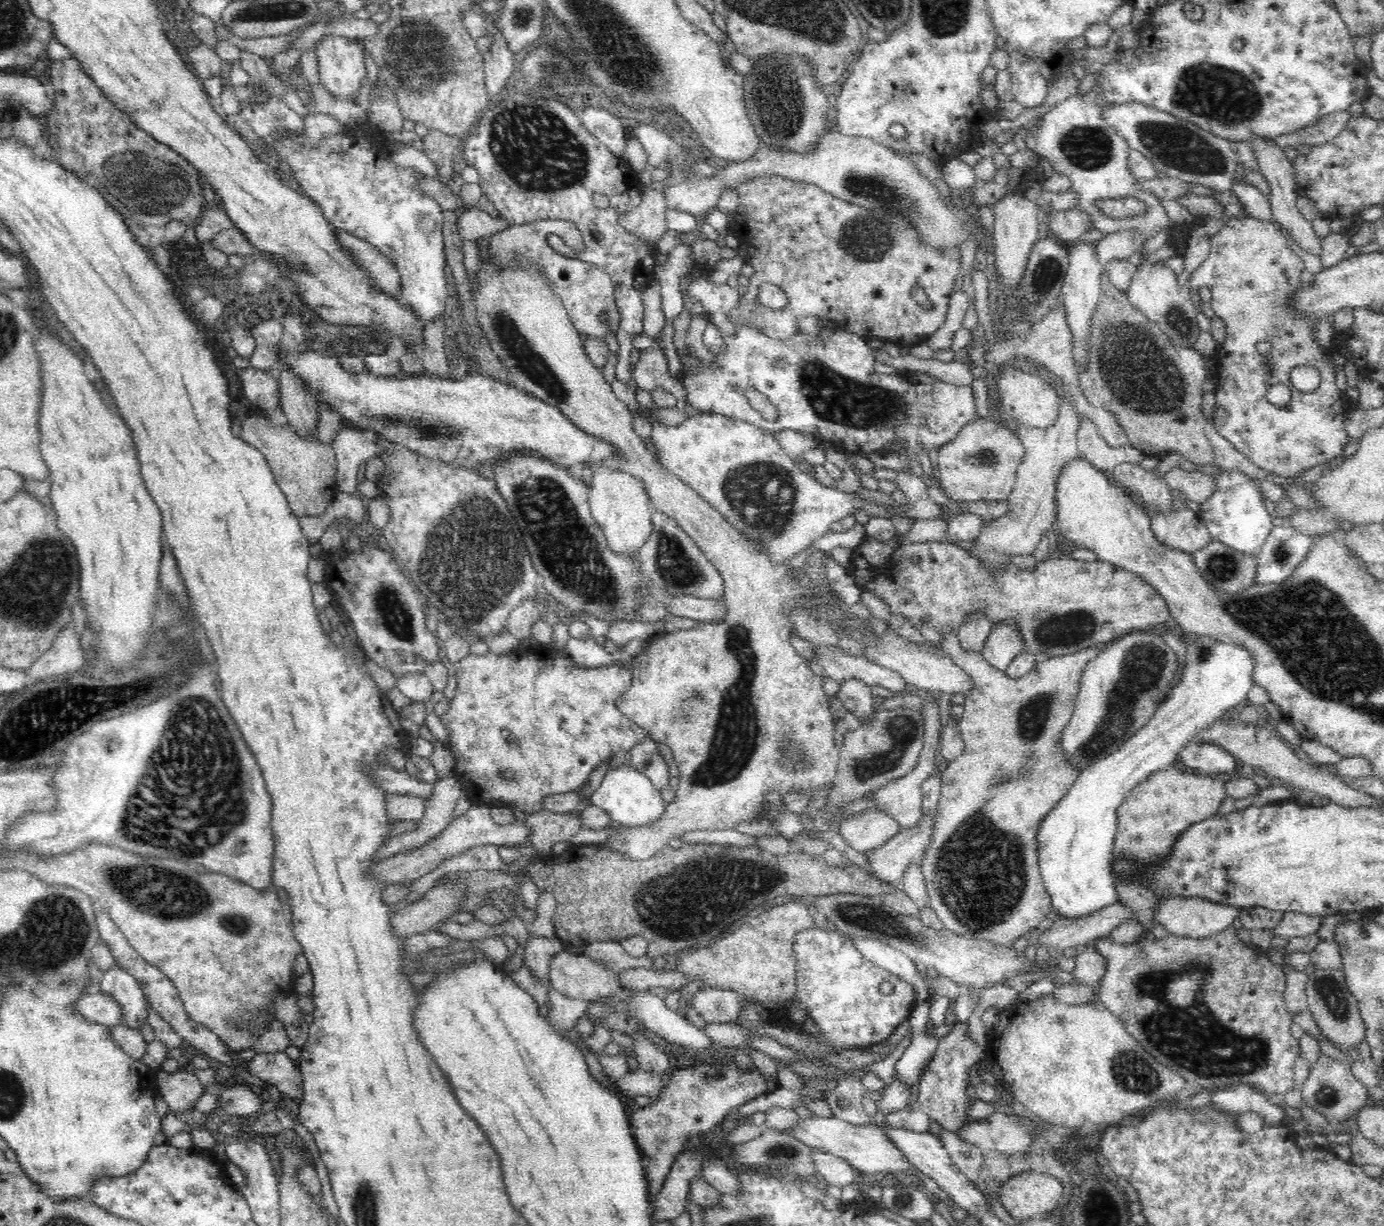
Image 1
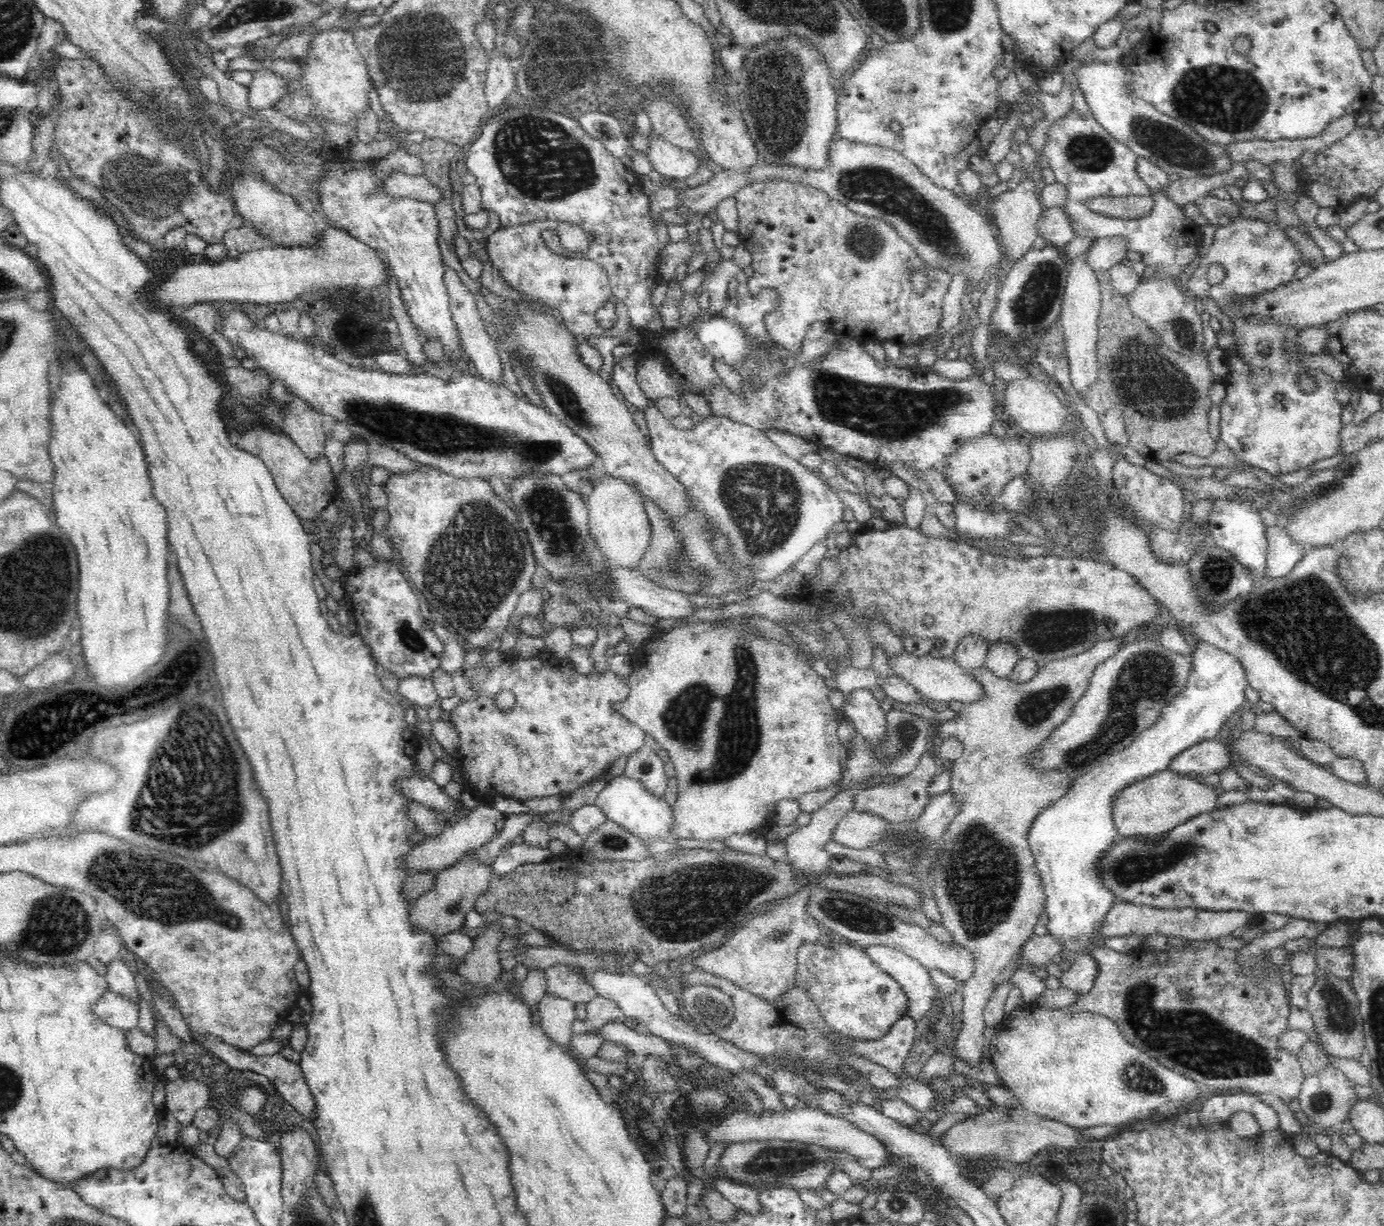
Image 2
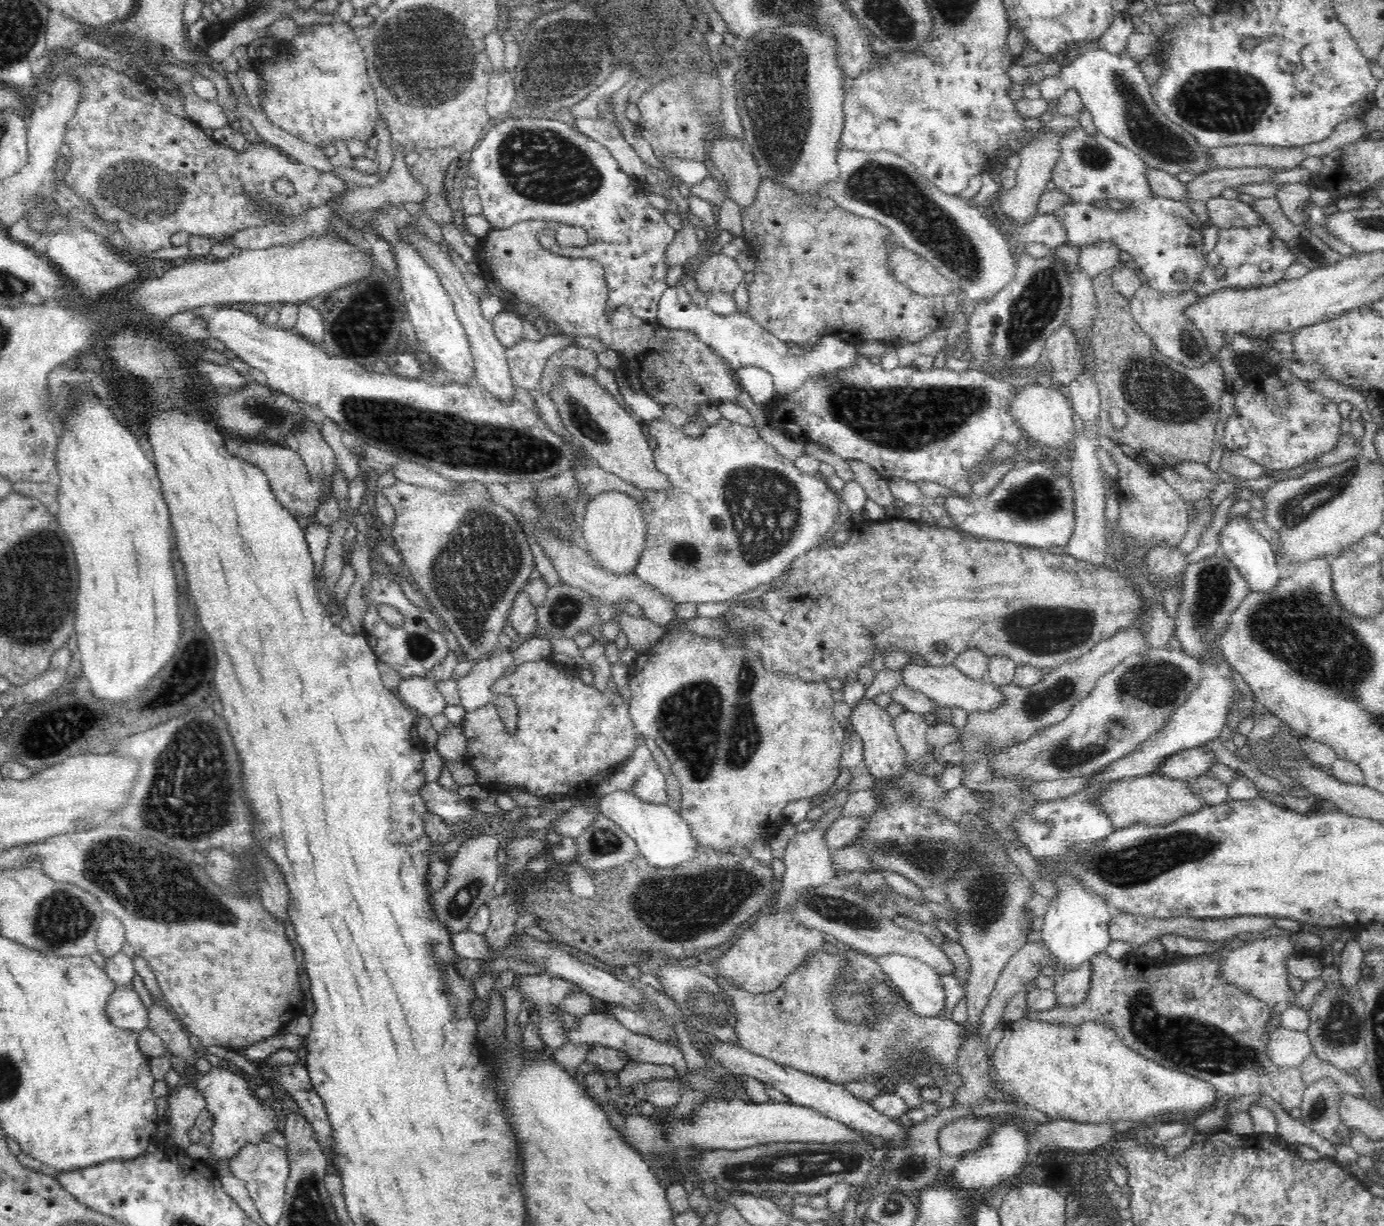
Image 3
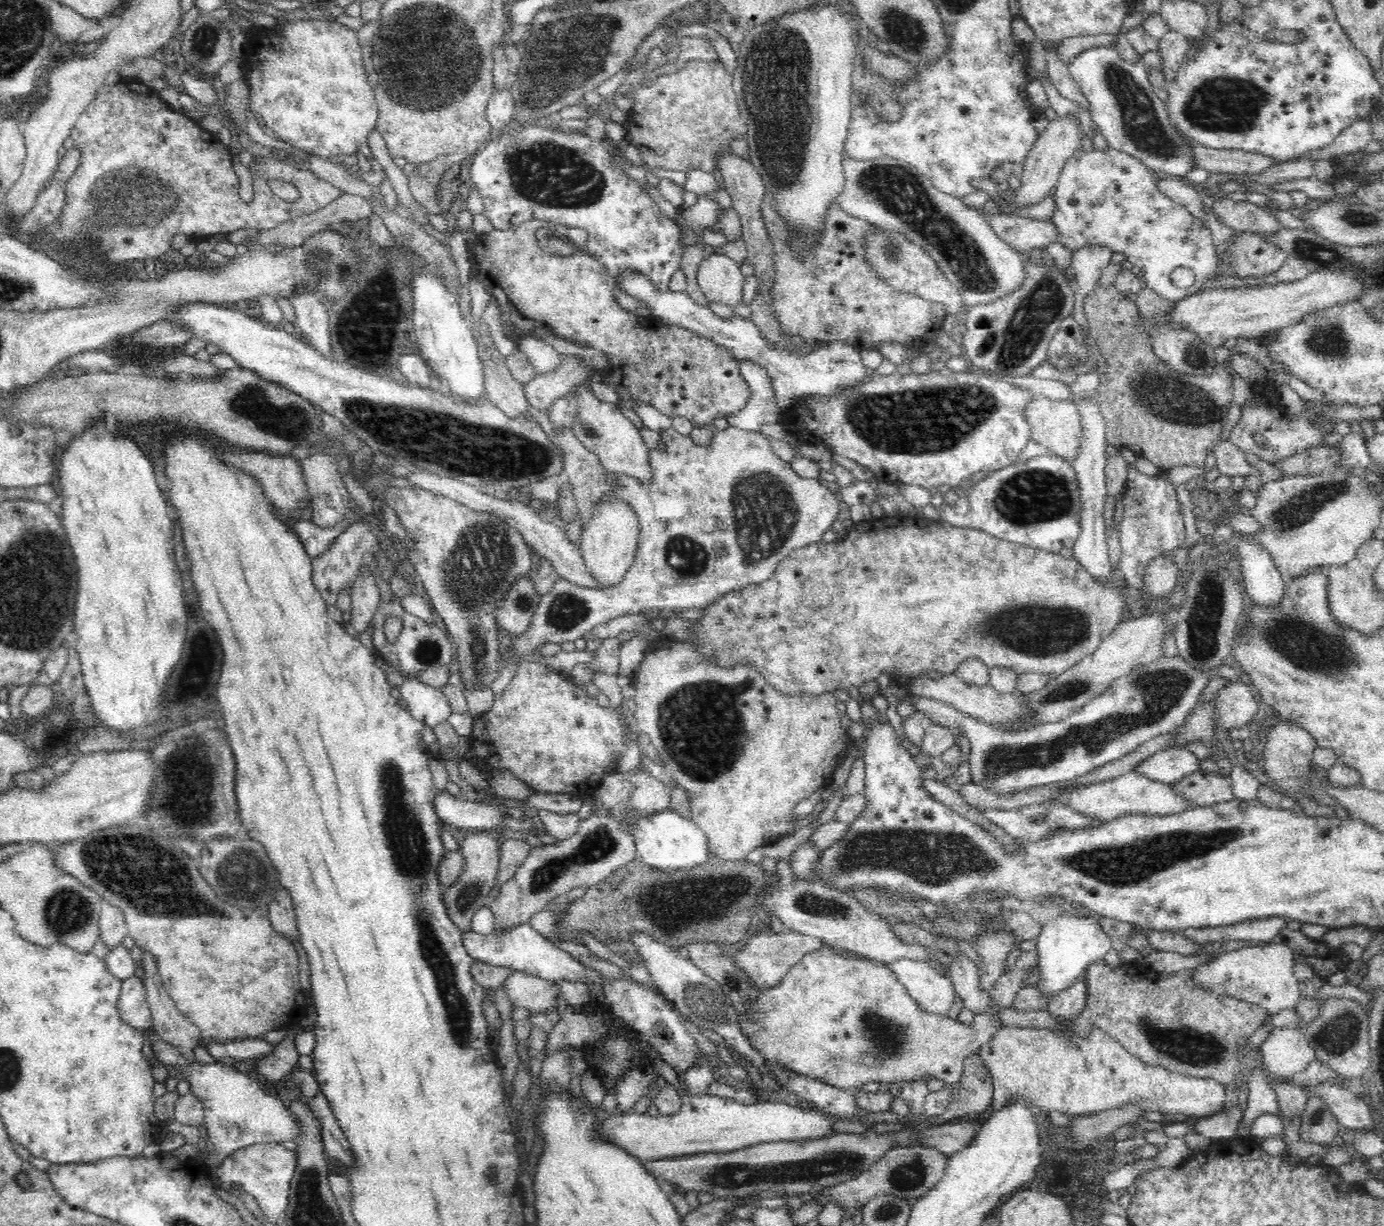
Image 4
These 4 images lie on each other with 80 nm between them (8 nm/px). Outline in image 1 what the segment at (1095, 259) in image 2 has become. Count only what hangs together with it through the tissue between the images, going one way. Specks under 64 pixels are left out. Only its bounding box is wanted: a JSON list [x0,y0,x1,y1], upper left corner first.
[1095,230,1145,267]

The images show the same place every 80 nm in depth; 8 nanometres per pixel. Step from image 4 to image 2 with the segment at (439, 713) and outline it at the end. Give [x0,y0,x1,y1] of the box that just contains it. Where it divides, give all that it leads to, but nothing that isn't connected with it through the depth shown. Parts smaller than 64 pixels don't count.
[396,676,440,711]

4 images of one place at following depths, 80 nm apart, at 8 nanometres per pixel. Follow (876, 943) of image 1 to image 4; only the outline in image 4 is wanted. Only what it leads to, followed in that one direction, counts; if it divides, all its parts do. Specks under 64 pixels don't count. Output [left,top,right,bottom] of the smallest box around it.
[886,958,957,1016]

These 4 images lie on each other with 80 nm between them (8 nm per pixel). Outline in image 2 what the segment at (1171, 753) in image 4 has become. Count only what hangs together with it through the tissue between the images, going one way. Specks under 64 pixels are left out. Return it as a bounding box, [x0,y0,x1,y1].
[1169,740,1234,777]

